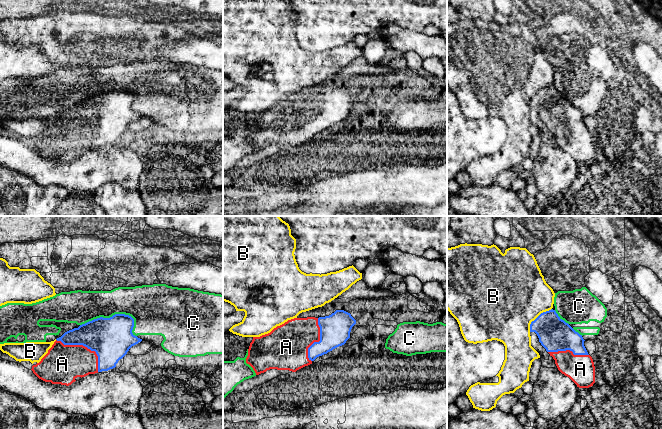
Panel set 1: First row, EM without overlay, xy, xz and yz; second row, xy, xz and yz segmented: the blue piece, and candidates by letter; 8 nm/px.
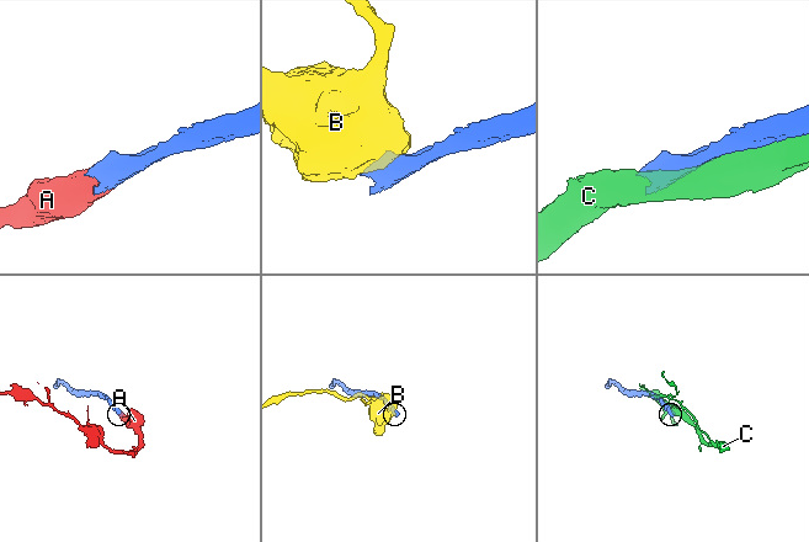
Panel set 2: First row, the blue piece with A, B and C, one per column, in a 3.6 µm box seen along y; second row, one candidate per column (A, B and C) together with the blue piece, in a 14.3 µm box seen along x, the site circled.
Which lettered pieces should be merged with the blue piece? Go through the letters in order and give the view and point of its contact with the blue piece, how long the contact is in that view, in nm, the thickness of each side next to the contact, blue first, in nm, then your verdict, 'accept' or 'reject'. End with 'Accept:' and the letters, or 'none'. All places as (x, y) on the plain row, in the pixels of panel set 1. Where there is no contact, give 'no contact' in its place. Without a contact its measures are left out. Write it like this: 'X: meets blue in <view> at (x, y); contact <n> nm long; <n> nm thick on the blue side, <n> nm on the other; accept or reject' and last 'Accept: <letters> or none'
A: meets blue in xy at (85, 122); contact 440 nm long; 340 nm thick on the blue side, 300 nm on the other; accept
B: meets blue in yz at (537, 93); contact 260 nm long; 260 nm thick on the blue side, 500 nm on the other; reject
C: meets blue in xy at (115, 90); contact 460 nm long; 340 nm thick on the blue side, 300 nm on the other; reject
Accept: A

